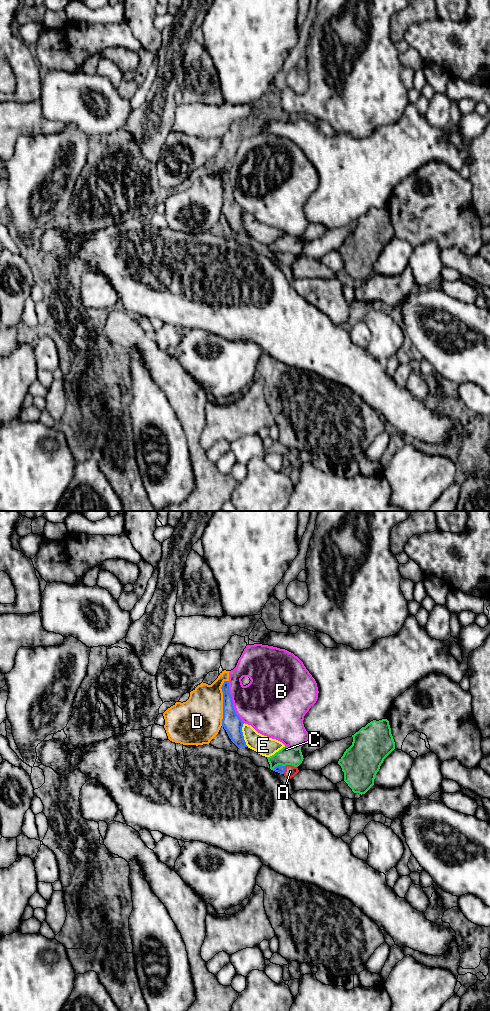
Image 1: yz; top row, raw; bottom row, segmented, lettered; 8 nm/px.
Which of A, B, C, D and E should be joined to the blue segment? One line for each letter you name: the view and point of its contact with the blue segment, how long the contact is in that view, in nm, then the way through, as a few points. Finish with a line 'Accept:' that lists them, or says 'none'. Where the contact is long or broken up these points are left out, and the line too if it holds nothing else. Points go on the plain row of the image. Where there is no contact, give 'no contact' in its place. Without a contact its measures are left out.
A: contact yz (284, 258); length 70 nm; way yz (280, 257), (284, 258), (290, 259)
Accept: A

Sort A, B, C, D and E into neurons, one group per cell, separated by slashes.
A / B / C / D / E

